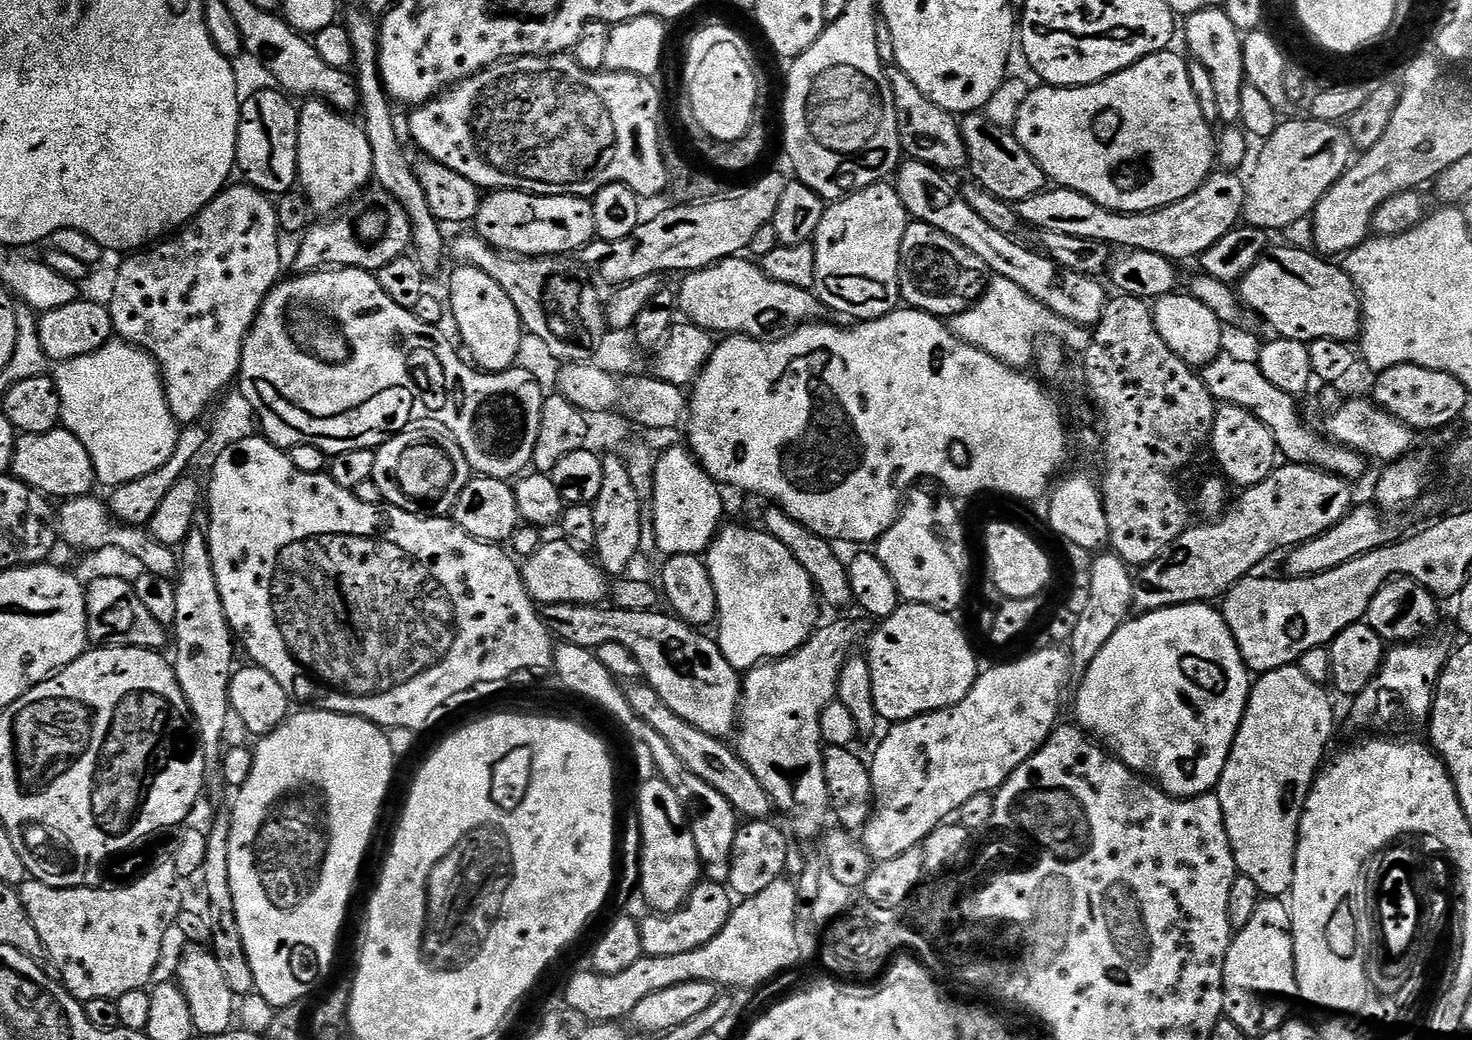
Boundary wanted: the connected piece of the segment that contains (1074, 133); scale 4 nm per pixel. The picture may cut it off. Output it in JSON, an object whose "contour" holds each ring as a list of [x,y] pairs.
{"contour":[[[1172,51],[1156,52],[1153,56],[1147,56],[1138,62],[1134,62],[1126,70],[1116,72],[1112,76],[1106,77],[1105,80],[1099,80],[1081,88],[1033,87],[1028,93],[1026,102],[1022,102],[1022,110],[1018,110],[1018,118],[1014,125],[1016,141],[1030,153],[1034,158],[1034,162],[1044,171],[1045,177],[1053,185],[1068,188],[1070,191],[1085,195],[1086,198],[1092,199],[1098,206],[1108,208],[1110,211],[1150,212],[1194,194],[1214,172],[1214,165],[1217,163],[1216,145],[1218,140],[1214,132],[1212,136],[1213,125],[1205,118],[1202,106],[1198,106],[1198,98],[1194,98],[1194,86],[1190,86],[1190,74],[1188,73],[1189,61],[1187,59],[1183,60],[1178,53]]]}

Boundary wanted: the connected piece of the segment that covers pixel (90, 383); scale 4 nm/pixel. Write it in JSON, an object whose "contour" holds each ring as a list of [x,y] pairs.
{"contour":[[[113,338],[94,354],[65,360],[57,363],[55,368],[56,389],[62,402],[61,425],[73,432],[82,446],[86,446],[86,454],[90,454],[90,462],[94,462],[96,479],[101,485],[108,484],[109,489],[114,489],[120,484],[134,482],[134,478],[142,478],[158,470],[158,466],[162,466],[170,454],[174,454],[178,421],[172,416],[164,393],[164,378],[150,353],[137,345]]]}

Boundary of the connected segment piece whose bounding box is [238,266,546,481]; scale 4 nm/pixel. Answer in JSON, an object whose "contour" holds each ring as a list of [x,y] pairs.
{"contour":[[[336,266],[331,270],[308,270],[296,275],[300,276],[294,277],[293,280],[281,279],[276,287],[268,293],[263,306],[260,307],[260,313],[256,315],[252,329],[248,331],[248,337],[244,339],[244,349],[240,359],[239,395],[242,397],[243,403],[245,400],[256,411],[256,416],[260,419],[261,429],[259,428],[259,431],[271,444],[285,450],[296,450],[301,446],[307,446],[309,449],[325,452],[329,457],[333,457],[342,454],[342,450],[381,448],[388,441],[388,437],[396,436],[409,426],[415,425],[417,422],[431,422],[433,425],[443,426],[456,439],[458,446],[464,449],[466,462],[473,473],[489,476],[495,480],[511,481],[513,478],[519,477],[531,465],[534,442],[538,442],[538,426],[542,422],[542,406],[546,395],[545,389],[534,374],[517,366],[507,368],[505,372],[477,370],[463,355],[460,357],[456,353],[457,345],[455,343],[452,345],[448,341],[447,334],[440,332],[444,330],[435,324],[422,322],[416,317],[415,311],[398,306],[398,302],[391,300],[386,294],[386,290],[382,290],[375,275],[364,272],[361,268]]]}

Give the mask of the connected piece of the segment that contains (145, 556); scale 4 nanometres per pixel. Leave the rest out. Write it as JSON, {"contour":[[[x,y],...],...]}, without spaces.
{"contour":[[[95,495],[74,496],[65,500],[58,508],[58,536],[72,548],[84,548],[85,553],[102,550],[103,547],[114,546],[134,554],[142,562],[145,572],[155,576],[175,577],[178,572],[178,556],[169,545],[163,544],[157,536],[152,535],[147,527],[134,524],[121,524],[112,515],[103,499],[95,500]]]}

